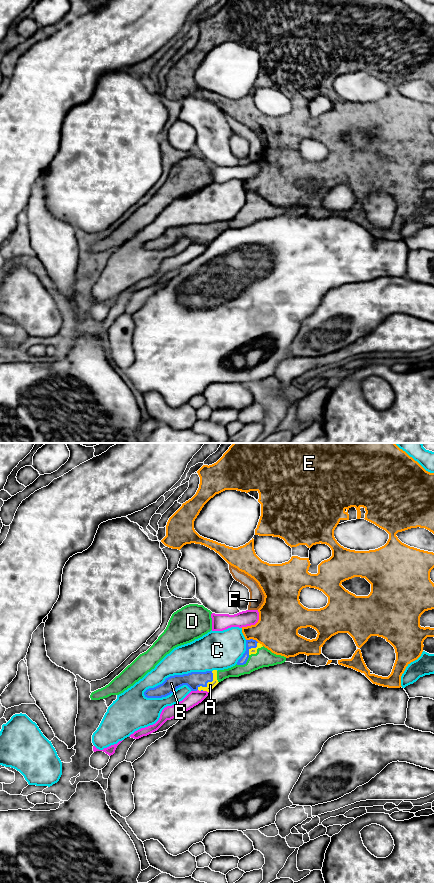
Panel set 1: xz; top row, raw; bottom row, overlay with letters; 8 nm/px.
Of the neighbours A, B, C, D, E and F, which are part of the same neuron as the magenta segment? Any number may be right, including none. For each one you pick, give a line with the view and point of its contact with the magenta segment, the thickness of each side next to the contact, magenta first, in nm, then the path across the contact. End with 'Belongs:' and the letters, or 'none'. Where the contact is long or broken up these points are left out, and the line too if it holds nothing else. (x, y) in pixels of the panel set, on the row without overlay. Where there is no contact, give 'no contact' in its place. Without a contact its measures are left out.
Belongs: none

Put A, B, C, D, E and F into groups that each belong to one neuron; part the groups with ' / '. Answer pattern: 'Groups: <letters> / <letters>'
Groups: A B D / C / E / F

